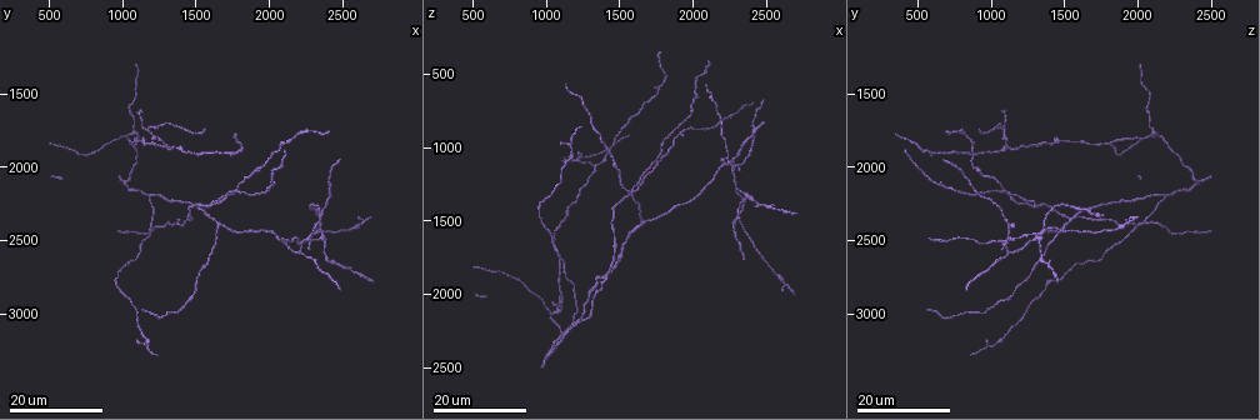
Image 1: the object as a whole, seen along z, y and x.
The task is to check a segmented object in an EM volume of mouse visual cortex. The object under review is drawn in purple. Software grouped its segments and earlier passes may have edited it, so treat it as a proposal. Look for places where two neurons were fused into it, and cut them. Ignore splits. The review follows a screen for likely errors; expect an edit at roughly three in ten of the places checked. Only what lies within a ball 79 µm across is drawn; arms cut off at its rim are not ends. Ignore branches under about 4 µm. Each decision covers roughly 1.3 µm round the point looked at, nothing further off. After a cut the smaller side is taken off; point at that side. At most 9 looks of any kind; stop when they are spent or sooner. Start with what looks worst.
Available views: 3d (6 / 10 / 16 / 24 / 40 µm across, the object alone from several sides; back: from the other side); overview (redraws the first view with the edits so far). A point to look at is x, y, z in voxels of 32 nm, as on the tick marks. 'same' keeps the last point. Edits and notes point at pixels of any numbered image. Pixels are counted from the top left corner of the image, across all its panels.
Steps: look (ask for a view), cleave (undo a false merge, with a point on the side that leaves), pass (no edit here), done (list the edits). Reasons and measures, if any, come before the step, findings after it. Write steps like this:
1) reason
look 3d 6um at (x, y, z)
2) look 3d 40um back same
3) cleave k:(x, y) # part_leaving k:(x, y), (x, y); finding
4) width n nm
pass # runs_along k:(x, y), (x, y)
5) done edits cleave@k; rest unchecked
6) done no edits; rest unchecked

small branch off a trunk
look 3d 24um at (2260, 2500, 1140)

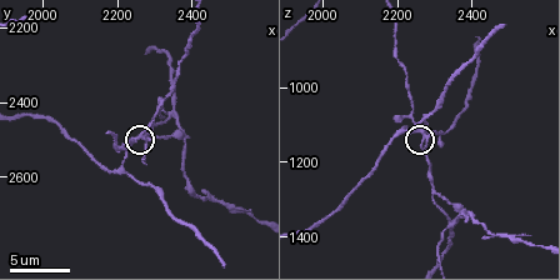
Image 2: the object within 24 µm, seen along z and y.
look 3d 6um at (2270, 2490, 1120)

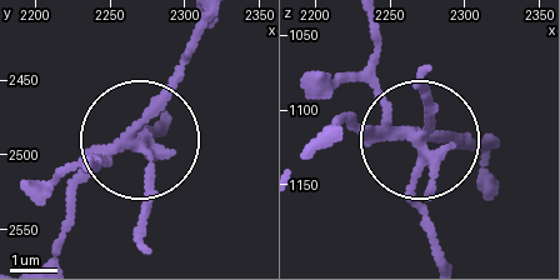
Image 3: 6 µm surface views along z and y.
width 230 nm
cleave 3:(365, 74) # part_leaving 3:(403, 140), (419, 160), (410, 196), (434, 256); a second neuron is stuck on

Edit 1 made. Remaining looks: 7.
four-way junction
look 3d 16um at (1760, 2160, 1100)

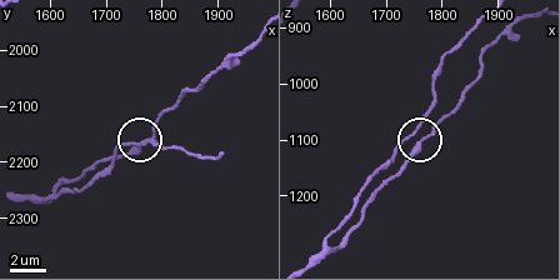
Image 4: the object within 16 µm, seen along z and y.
zoom in
look 3d 10um same

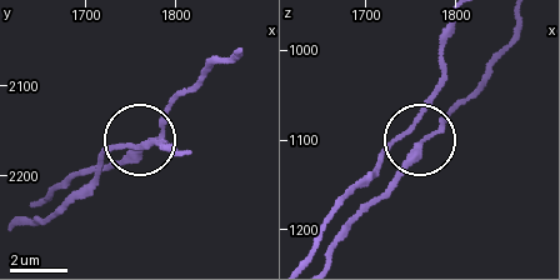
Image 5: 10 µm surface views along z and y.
from behind
look 3d 10um back same

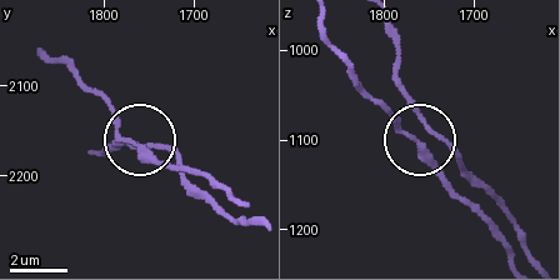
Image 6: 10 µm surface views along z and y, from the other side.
arms 4
pass # one neuron here

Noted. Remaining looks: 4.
redraw
look overview

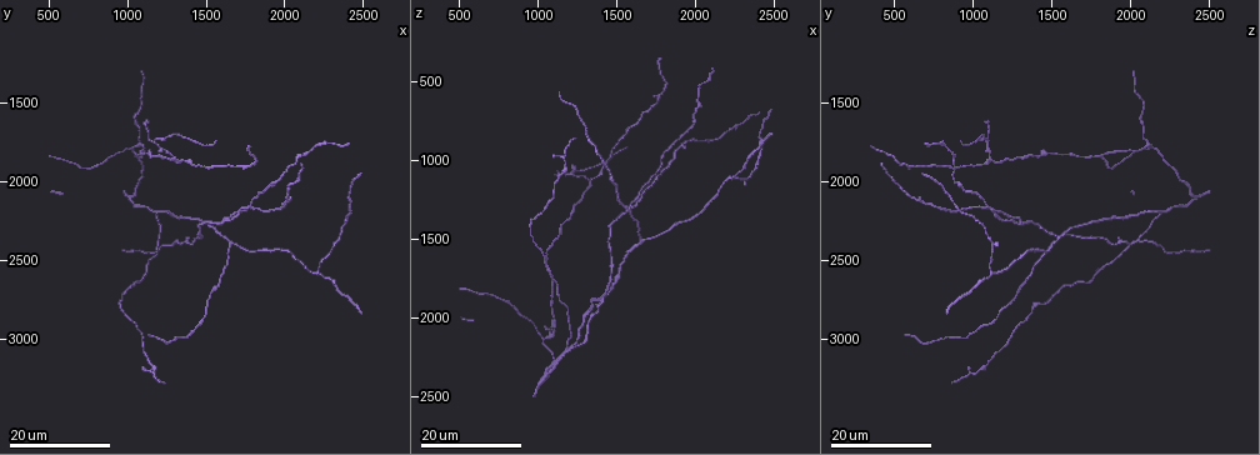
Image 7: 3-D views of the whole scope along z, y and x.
branch point
look 3d 16um at (1100, 1740, 2120)

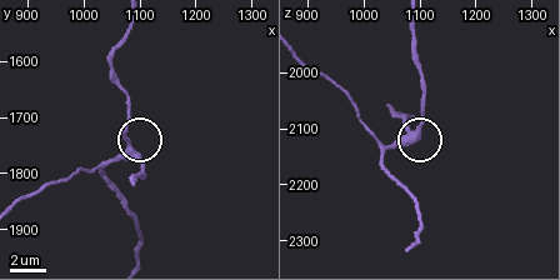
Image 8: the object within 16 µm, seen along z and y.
look 3d 6um at (1080, 1745, 2105)

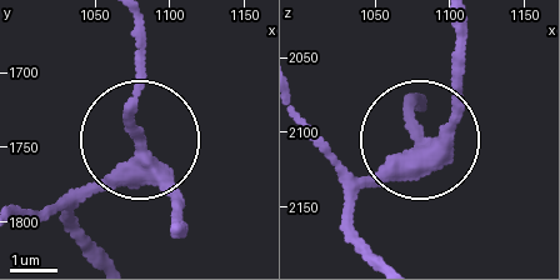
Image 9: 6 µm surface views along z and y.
pass # runs_along 9:(104, 251), (71, 211), (135, 144), (139, 40); one neuron here

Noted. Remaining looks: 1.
done edits cleave@3; rest unchecked

